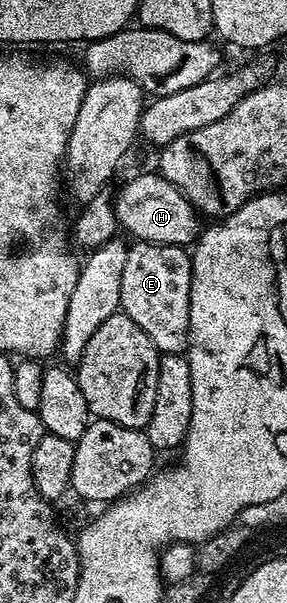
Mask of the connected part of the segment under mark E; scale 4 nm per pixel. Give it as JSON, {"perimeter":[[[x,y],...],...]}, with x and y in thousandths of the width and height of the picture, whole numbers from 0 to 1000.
{"perimeter":[[[470,401],[453,410],[446,433],[432,433],[432,466],[418,466],[422,514],[551,574],[554,584],[631,589],[662,574],[662,474],[669,473],[669,423],[648,410],[554,403]]]}

